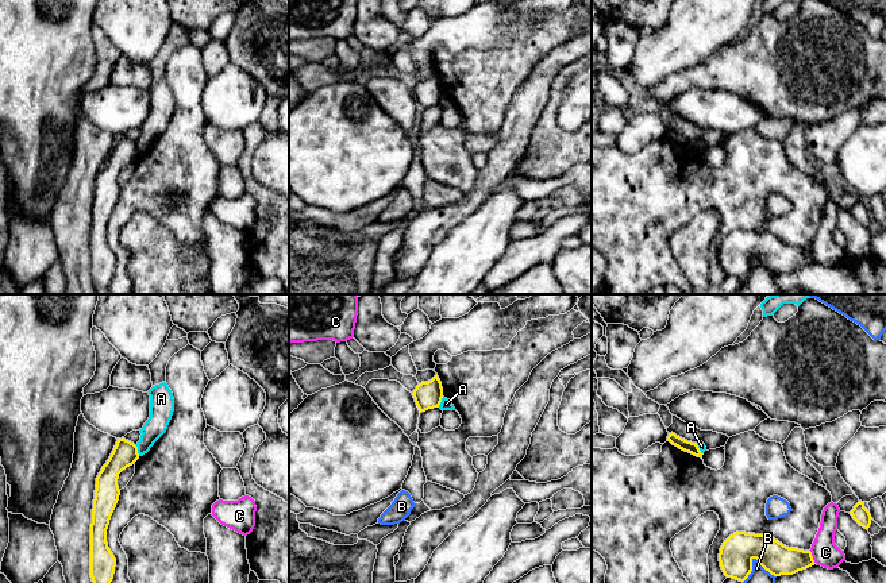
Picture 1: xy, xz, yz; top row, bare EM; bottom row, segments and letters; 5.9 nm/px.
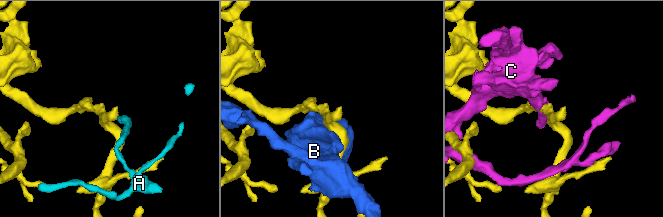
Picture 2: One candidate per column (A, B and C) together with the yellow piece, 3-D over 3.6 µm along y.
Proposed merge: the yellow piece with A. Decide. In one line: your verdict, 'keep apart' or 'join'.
keep apart

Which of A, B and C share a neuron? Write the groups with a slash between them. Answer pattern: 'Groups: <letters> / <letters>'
Groups: A / B / C

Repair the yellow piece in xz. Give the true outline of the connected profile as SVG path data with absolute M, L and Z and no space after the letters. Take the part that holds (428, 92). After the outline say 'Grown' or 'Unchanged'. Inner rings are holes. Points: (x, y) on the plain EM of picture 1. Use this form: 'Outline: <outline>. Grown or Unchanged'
Outline: M438 72L431 78L419 81L412 93L420 111L439 105L443 96L443 85Z. Unchanged

